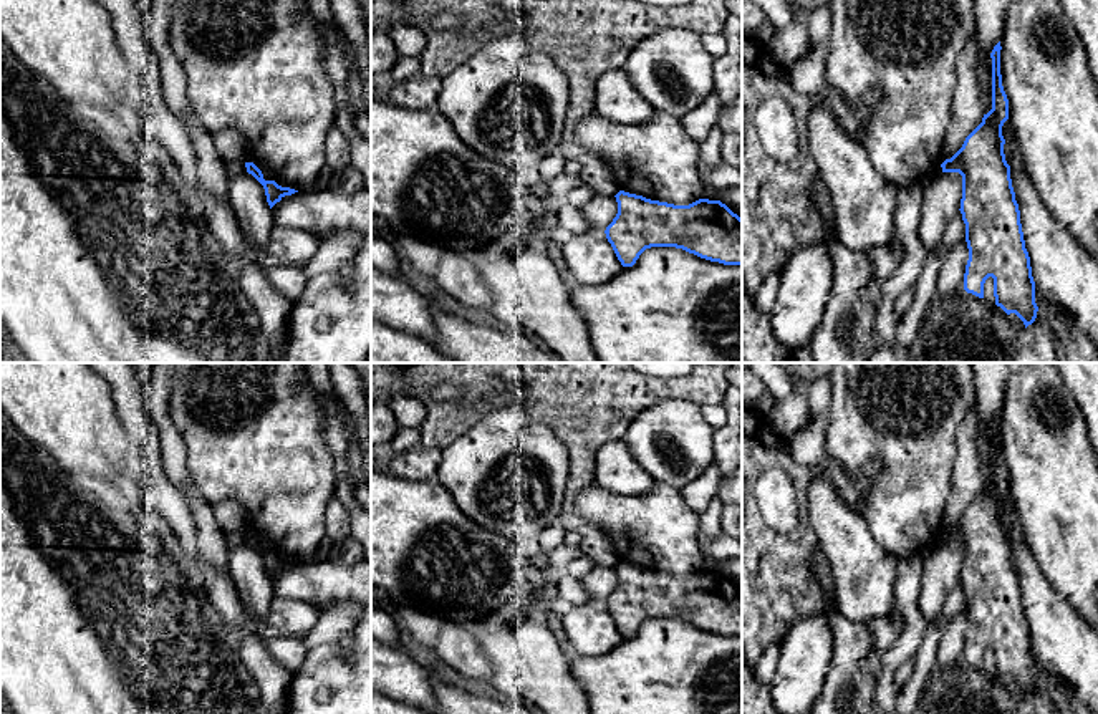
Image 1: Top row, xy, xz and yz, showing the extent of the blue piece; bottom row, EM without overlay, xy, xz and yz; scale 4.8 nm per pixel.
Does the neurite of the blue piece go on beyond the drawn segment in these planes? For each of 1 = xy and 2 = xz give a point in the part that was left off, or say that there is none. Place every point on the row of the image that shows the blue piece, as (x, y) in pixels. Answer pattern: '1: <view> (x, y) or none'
1: none
2: none

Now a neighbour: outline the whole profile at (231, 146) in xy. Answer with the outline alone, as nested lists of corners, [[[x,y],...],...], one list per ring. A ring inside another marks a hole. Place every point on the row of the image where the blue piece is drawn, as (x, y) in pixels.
[[[224,129],[212,137],[214,137],[214,146],[217,149],[217,154],[224,161],[247,162],[248,146],[235,129]]]

